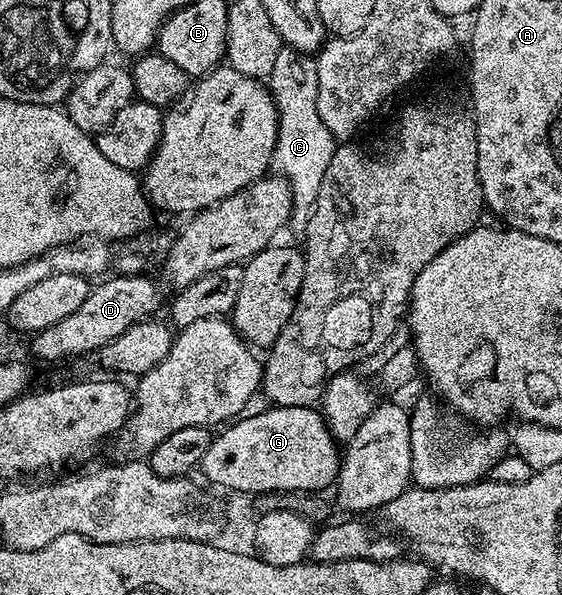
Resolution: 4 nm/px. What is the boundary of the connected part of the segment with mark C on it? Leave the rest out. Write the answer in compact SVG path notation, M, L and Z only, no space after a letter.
M280 47L269 77L269 91L279 121L270 167L279 171L276 173L287 181L291 189L292 213L289 220L292 225L306 225L311 207L315 205L321 178L325 178L325 170L337 147L336 137L331 135L325 122L321 122L321 114L317 114L318 89L315 60L310 55L296 52L294 48Z

